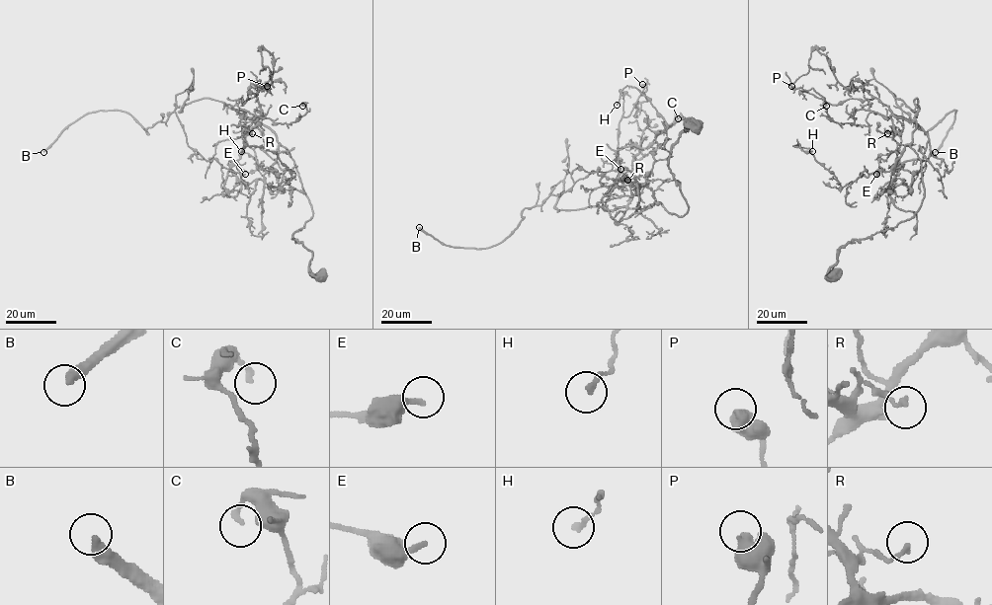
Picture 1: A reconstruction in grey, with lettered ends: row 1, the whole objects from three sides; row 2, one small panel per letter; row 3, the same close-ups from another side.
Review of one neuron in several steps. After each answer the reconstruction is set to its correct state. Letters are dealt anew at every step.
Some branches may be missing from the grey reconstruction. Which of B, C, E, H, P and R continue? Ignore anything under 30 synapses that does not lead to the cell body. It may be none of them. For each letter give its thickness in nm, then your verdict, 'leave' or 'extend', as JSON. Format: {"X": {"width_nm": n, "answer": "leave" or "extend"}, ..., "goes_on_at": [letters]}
{"B": {"width_nm": 360, "answer": "extend"}, "C": {"width_nm": 190, "answer": "leave"}, "E": {"width_nm": 260, "answer": "leave"}, "H": {"width_nm": 190, "answer": "leave"}, "P": {"width_nm": 500, "answer": "leave"}, "R": {"width_nm": 150, "answer": "leave"}, "goes_on_at": ["B"]}

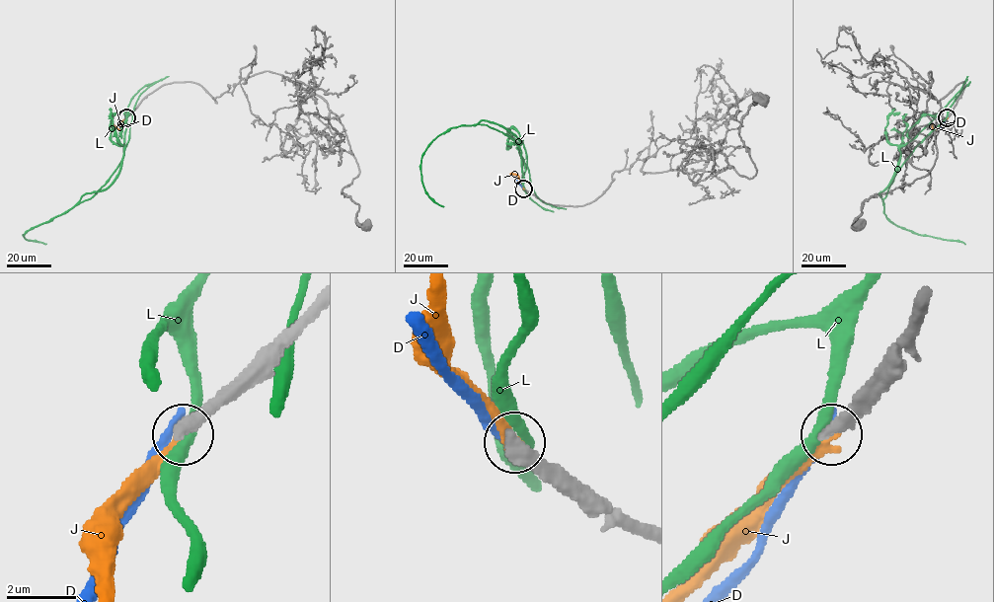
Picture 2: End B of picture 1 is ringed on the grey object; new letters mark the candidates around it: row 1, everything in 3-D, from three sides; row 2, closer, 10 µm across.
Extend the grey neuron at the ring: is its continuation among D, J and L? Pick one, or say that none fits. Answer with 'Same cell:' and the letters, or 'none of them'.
Same cell: J

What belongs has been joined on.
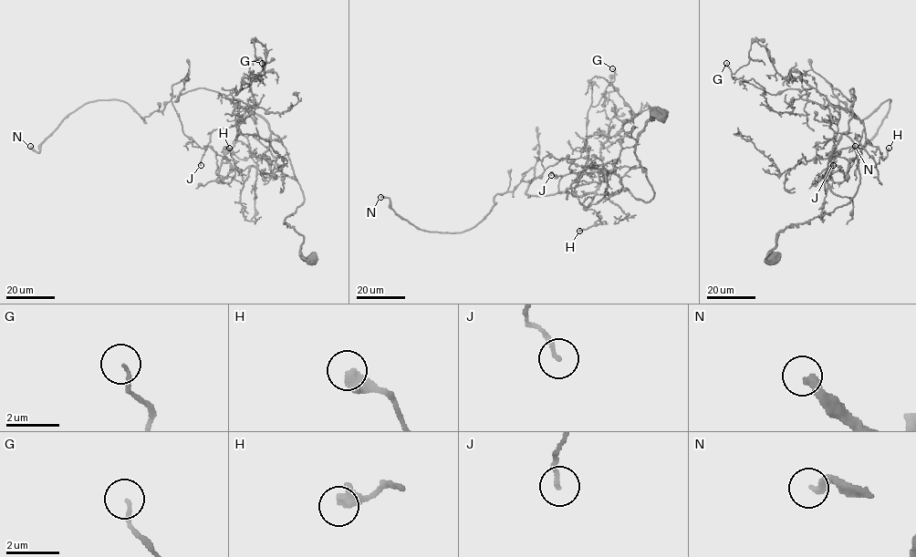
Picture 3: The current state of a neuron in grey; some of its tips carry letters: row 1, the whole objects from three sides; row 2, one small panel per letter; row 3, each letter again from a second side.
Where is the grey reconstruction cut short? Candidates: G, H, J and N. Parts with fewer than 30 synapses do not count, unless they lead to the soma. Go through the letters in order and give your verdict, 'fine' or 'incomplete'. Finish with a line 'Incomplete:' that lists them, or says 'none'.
G: fine
H: fine
J: fine
N: incomplete
Incomplete: N

